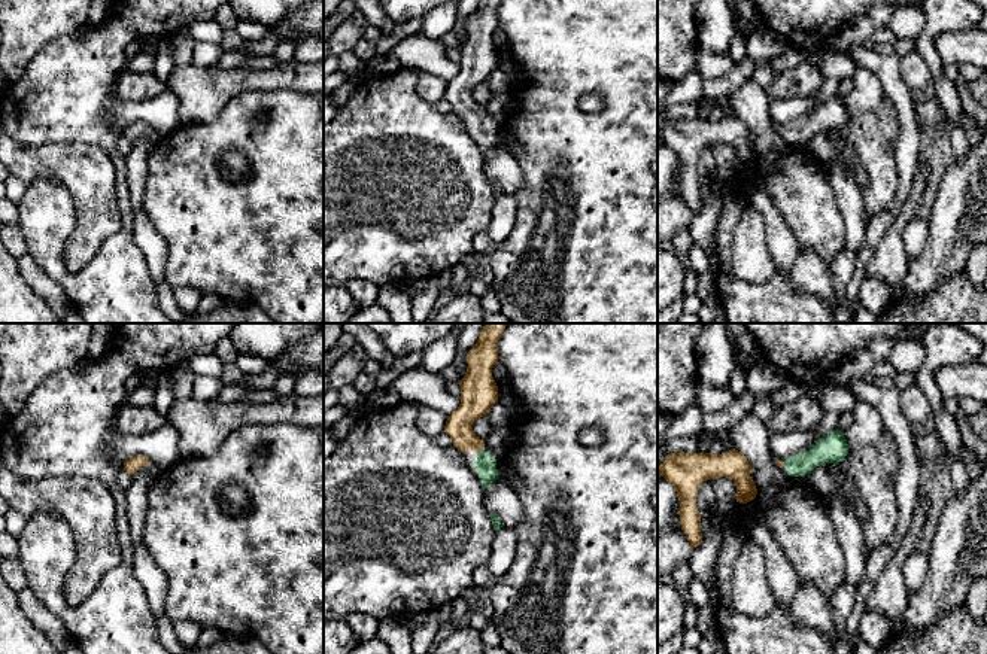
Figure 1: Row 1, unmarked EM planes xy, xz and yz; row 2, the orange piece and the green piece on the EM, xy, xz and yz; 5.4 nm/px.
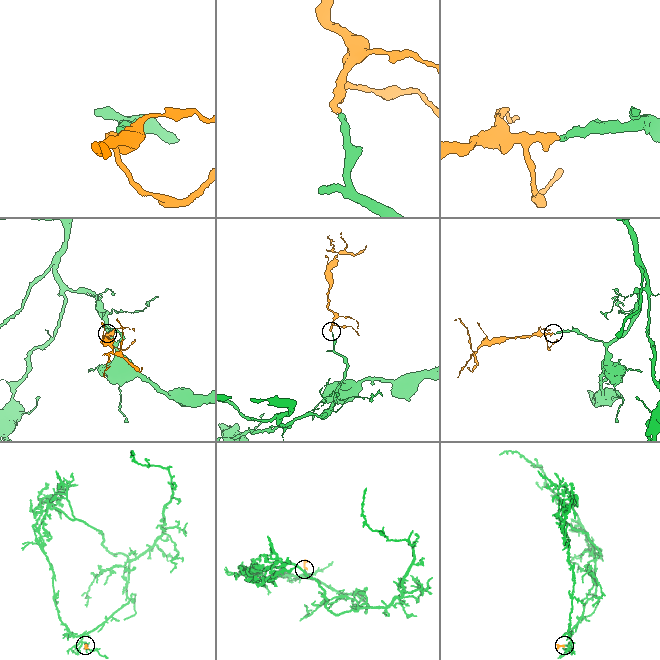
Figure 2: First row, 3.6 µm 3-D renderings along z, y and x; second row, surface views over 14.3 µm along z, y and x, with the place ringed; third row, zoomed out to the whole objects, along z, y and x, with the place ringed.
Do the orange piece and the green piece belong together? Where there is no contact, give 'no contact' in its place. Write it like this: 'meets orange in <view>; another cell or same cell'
meets orange in xz; same cell

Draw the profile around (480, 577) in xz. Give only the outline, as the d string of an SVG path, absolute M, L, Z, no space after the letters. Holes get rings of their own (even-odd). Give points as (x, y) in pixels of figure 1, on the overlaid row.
M486 565L480 566L473 572L473 585L477 588L486 585L492 580L494 577Z

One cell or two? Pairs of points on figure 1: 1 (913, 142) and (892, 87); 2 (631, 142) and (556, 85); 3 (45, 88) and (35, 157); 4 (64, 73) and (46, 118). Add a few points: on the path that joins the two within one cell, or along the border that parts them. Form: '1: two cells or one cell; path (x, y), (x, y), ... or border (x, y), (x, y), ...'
1: one cell; path (910, 128), (902, 100)
2: one cell; path (609, 142), (600, 142), (565, 108)
3: two cells; border (15, 140), (32, 146), (70, 142)
4: one cell; path (64, 84), (64, 91), (48, 108)

